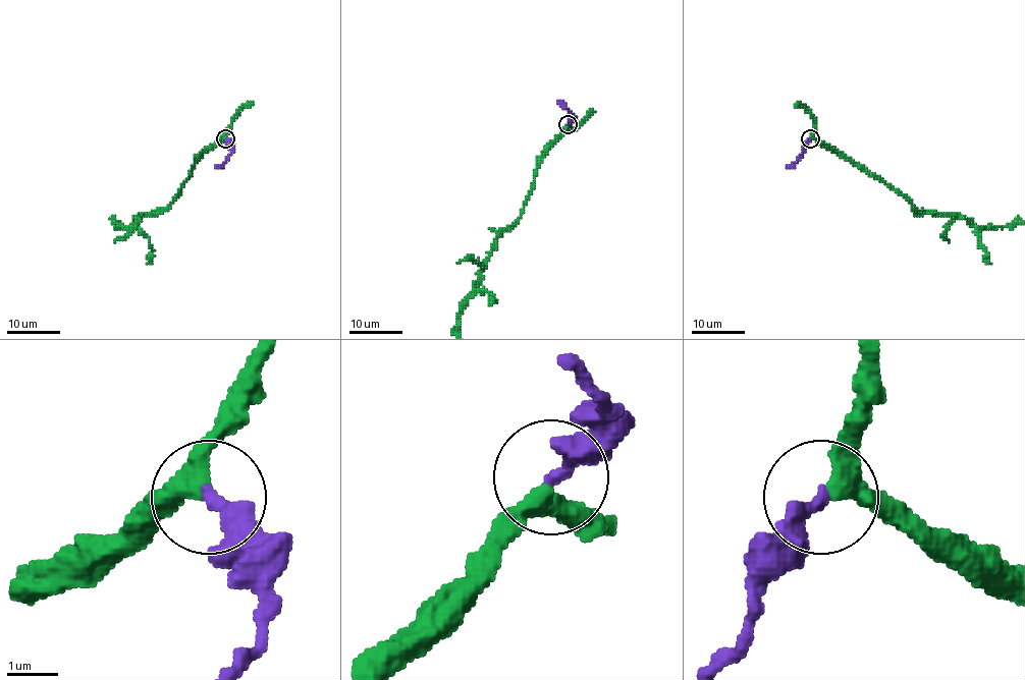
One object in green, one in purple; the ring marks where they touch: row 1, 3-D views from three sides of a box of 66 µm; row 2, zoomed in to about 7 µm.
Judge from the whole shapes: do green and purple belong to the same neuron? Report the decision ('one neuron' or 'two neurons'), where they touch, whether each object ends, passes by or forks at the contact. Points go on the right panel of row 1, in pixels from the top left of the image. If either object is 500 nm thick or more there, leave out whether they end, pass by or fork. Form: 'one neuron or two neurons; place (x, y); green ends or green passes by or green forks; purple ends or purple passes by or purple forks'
one neuron; place (810, 138); green passes by; purple ends

